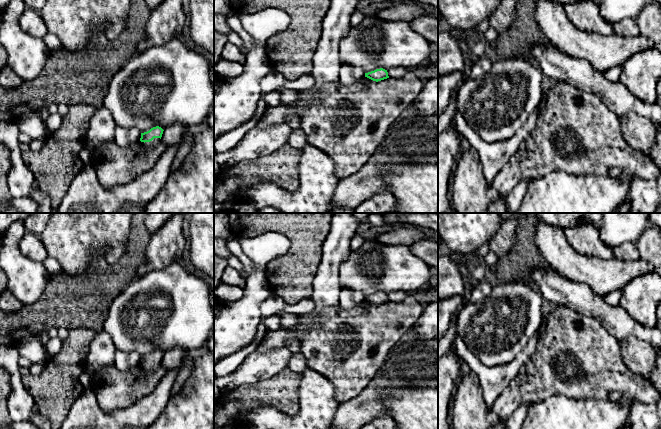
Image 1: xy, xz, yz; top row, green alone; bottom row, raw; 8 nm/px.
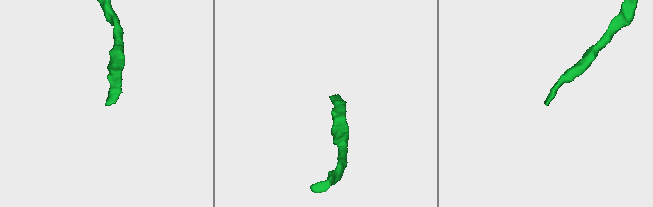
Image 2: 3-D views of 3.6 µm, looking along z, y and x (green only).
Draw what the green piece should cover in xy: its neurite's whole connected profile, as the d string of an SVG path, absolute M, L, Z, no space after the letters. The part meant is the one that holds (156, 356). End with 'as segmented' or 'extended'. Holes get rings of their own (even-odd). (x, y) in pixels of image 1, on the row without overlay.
M159 350L151 352L149 355L141 357L140 365L145 367L145 372L154 371L161 364L163 353Z; extended

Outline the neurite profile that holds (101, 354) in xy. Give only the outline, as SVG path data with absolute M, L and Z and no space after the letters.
M105 331L98 332L89 345L88 370L96 373L102 368L114 365L116 350L111 336Z

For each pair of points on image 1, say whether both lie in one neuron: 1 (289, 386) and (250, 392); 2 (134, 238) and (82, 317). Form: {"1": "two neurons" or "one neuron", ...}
{"1": "one neuron", "2": "one neuron"}

